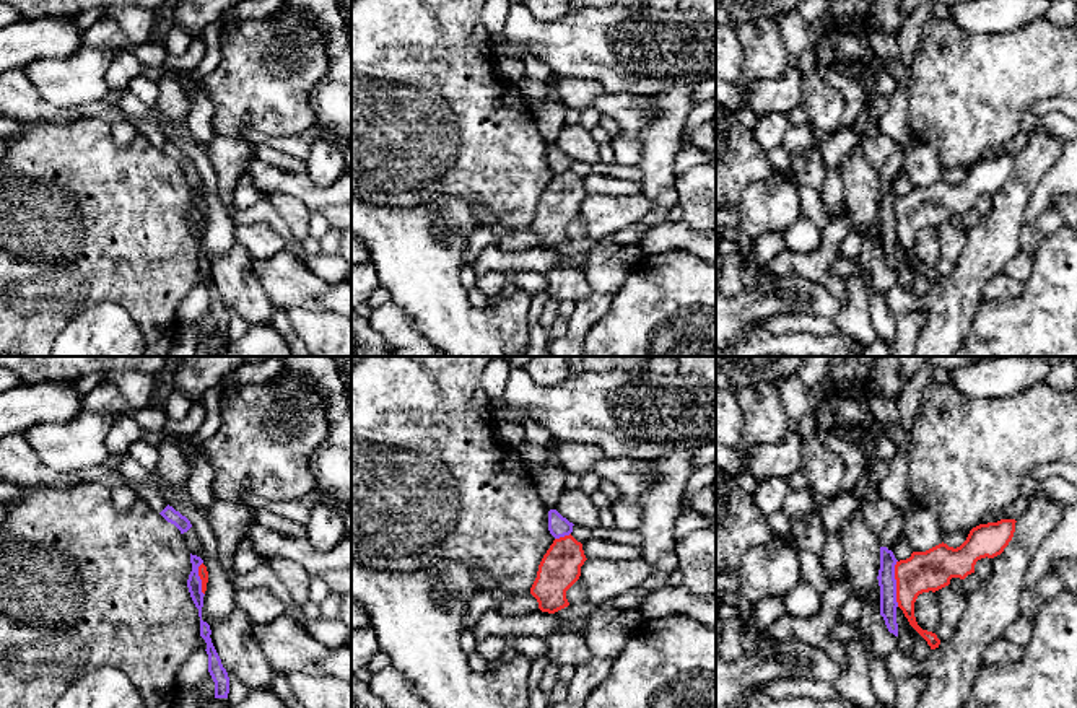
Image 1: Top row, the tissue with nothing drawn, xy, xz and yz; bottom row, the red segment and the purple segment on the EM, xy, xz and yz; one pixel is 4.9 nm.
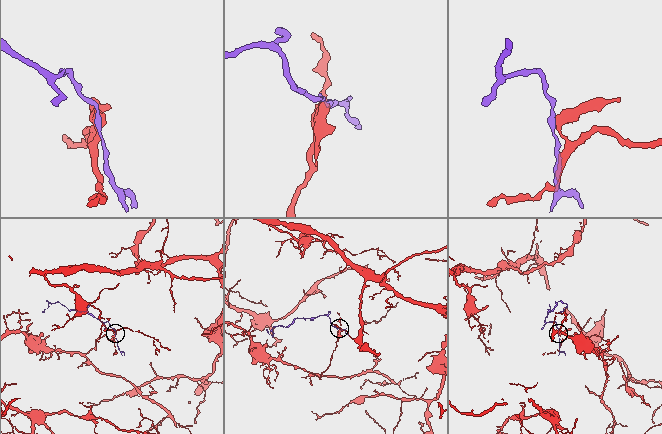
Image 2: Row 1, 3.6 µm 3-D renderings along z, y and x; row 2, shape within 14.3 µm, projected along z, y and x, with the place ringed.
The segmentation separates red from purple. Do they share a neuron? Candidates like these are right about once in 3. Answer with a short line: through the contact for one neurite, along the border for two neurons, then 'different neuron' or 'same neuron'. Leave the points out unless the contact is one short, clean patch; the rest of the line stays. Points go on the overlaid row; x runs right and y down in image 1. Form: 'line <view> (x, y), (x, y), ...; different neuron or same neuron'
different neuron

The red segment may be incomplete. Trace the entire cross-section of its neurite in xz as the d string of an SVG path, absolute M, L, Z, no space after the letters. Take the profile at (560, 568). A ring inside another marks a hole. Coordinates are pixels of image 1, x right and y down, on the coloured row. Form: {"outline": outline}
{"outline": "M571 534L553 540L530 588L542 612L555 614L569 605L566 591L579 579L586 560L582 544Z"}

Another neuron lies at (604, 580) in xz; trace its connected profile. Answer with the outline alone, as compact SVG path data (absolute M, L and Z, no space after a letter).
M675 553L664 555L656 563L649 563L643 557L633 560L597 558L584 562L579 581L586 586L586 601L600 605L656 575L670 575L677 568Z

